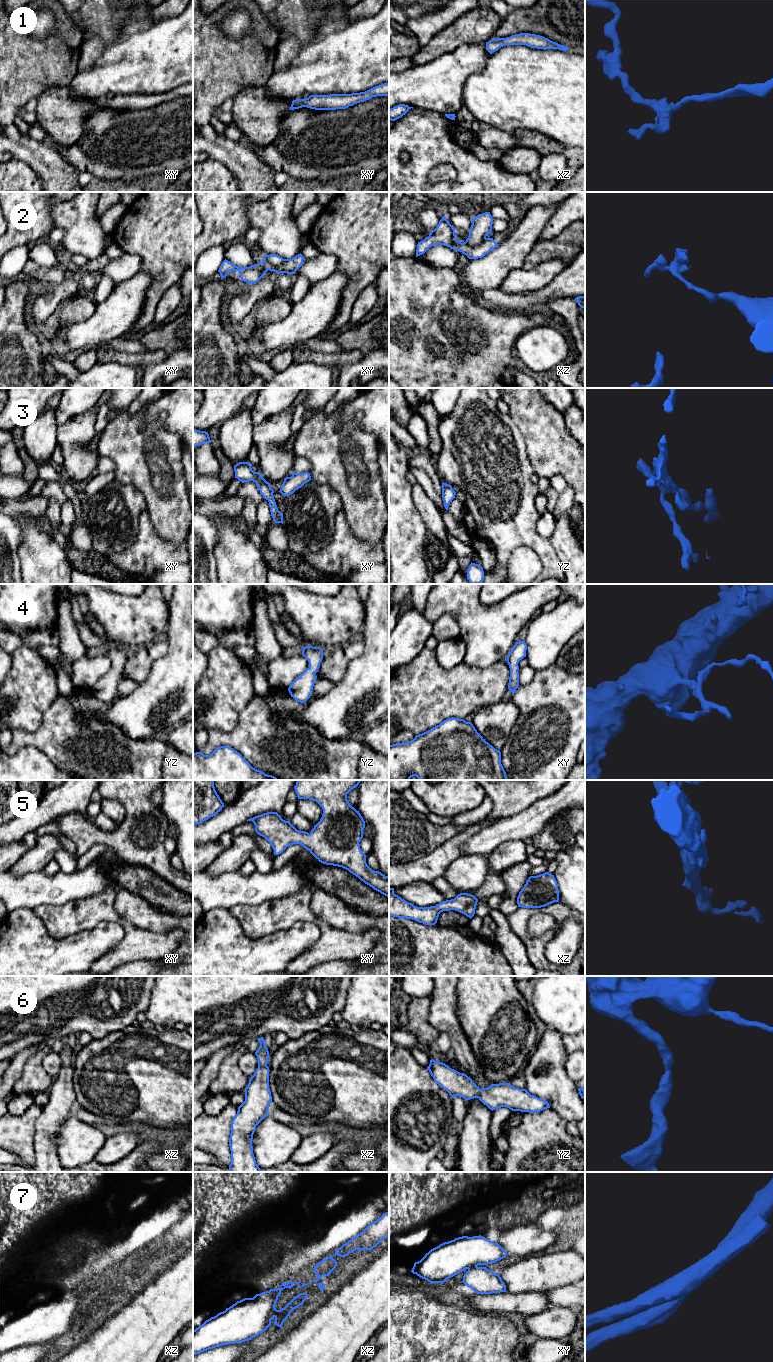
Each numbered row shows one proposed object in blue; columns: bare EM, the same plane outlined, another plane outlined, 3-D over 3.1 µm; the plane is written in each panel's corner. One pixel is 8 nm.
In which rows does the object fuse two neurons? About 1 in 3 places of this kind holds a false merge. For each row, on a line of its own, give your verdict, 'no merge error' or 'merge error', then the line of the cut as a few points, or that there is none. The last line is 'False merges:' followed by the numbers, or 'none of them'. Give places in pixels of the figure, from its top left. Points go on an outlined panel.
1: no merge error | no cut
2: merge error | xy (285, 259), (277, 266), (263, 261)
3: no merge error | no cut
4: no merge error | no cut
5: no merge error | no cut
6: no merge error | no cut
7: merge error | xy (476, 1265), (468, 1269)
False merges: 2, 7

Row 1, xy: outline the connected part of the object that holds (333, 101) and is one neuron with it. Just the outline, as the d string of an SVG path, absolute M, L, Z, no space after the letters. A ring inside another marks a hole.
M389 83L375 86L365 92L352 94L310 95L308 98L292 101L290 110L307 107L315 110L346 109L376 96L389 96Z

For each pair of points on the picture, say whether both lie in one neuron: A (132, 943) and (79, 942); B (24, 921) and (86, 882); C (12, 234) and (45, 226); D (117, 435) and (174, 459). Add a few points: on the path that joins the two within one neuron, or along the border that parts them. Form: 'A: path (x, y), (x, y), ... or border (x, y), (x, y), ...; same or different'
A: border (119, 922), (124, 931), (124, 938), (100, 957); different
B: border (32, 909), (15, 908), (10, 912); different
C: path (20, 233), (38, 233); same
D: path (132, 442), (159, 442), (163, 444); same

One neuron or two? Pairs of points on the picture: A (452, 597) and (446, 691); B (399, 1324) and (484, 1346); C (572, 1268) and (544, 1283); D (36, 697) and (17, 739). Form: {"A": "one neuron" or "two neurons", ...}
{"A": "two neurons", "B": "one neuron", "C": "one neuron", "D": "two neurons"}

